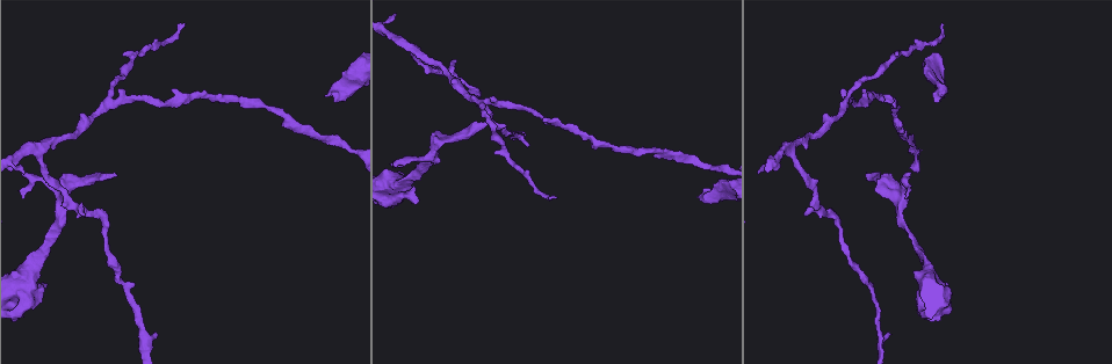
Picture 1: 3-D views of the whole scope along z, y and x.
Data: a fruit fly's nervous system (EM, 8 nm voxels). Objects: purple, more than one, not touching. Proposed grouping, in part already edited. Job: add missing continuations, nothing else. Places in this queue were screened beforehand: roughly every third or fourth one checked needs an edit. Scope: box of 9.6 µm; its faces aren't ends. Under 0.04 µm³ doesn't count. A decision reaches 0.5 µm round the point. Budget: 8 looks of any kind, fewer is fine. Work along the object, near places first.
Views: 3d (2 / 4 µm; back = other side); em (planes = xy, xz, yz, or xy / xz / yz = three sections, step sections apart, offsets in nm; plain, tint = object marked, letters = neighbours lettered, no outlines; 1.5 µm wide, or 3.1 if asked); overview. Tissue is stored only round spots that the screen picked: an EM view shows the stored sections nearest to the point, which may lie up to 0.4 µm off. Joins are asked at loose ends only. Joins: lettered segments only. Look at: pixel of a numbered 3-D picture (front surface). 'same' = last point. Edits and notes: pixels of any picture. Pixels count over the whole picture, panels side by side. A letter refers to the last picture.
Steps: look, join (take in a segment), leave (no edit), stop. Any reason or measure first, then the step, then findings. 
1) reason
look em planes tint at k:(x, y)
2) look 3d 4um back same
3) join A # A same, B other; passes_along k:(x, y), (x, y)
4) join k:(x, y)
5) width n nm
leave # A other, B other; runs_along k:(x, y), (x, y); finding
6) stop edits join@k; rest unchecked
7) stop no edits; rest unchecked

look 3d 4um at 1:(185, 23)

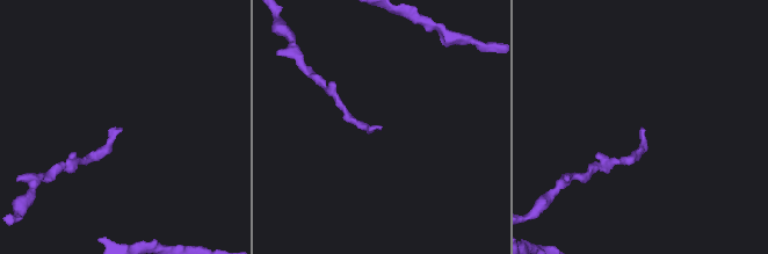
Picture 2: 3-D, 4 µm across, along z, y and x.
look em planes letters at 2:(122, 129)

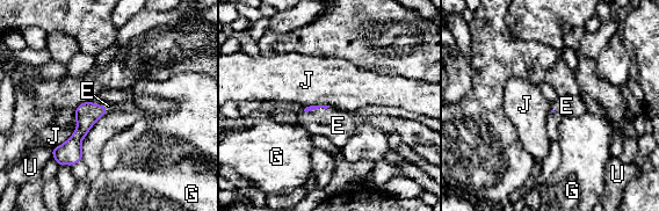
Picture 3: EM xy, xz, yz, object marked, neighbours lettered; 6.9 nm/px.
longest_contact J 280 nm
join E # E same, G other, J other, U other; the neuron continues

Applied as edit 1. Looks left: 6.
look overview

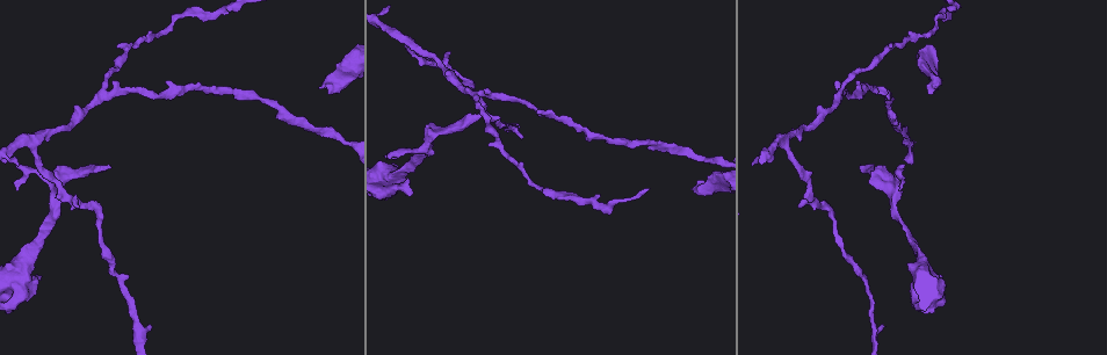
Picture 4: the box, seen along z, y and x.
branch stops here
look em planes letters at 4:(864, 168)

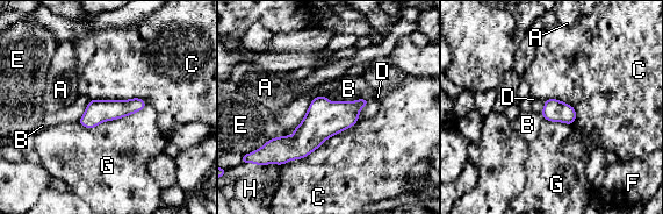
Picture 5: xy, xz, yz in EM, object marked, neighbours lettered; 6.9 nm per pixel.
join D # A other, B other, C other, D same, E other, F other, G other, H other; passes_along 5:(324, 119), (331, 102), (332, 98); it goes on there

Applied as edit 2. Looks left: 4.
redraw
look overview

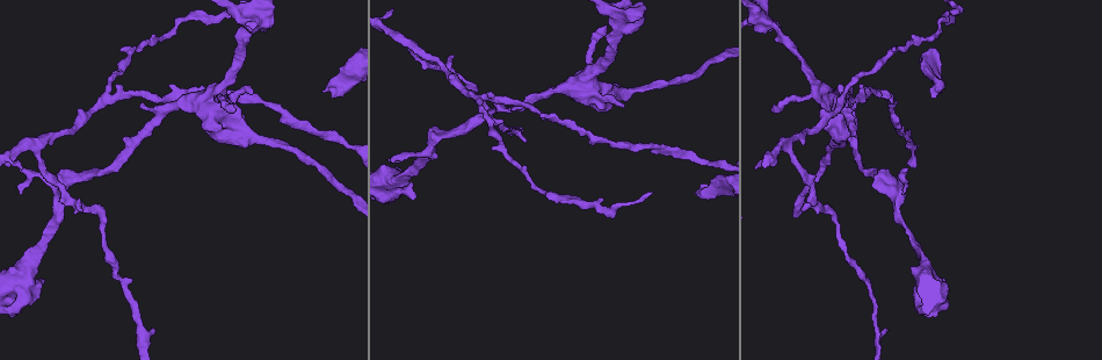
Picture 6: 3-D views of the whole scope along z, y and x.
end of a long branch
look em xy step 8 letters at 6:(696, 195)

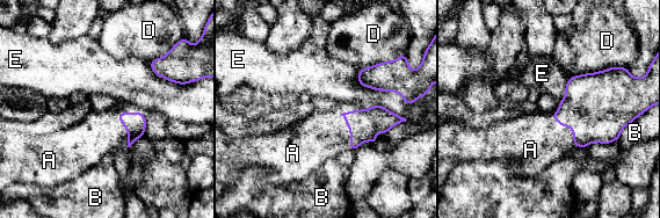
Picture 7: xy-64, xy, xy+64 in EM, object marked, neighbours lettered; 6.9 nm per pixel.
cut it another way
look em planes letters same

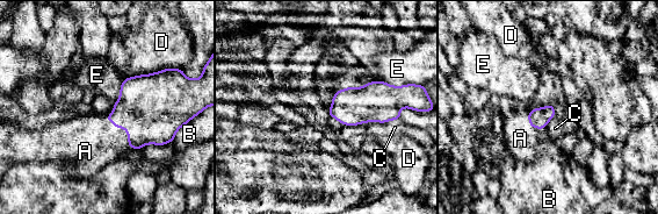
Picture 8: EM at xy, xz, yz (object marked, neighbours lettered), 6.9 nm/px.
longest_contact C 500 nm
join A # A same, B other, C other, D other, E other; passes_along 8:(151, 107), (124, 128), (98, 148); the neuron continues

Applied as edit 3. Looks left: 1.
stop edits join@3, join@5, join@8; rest unchecked

